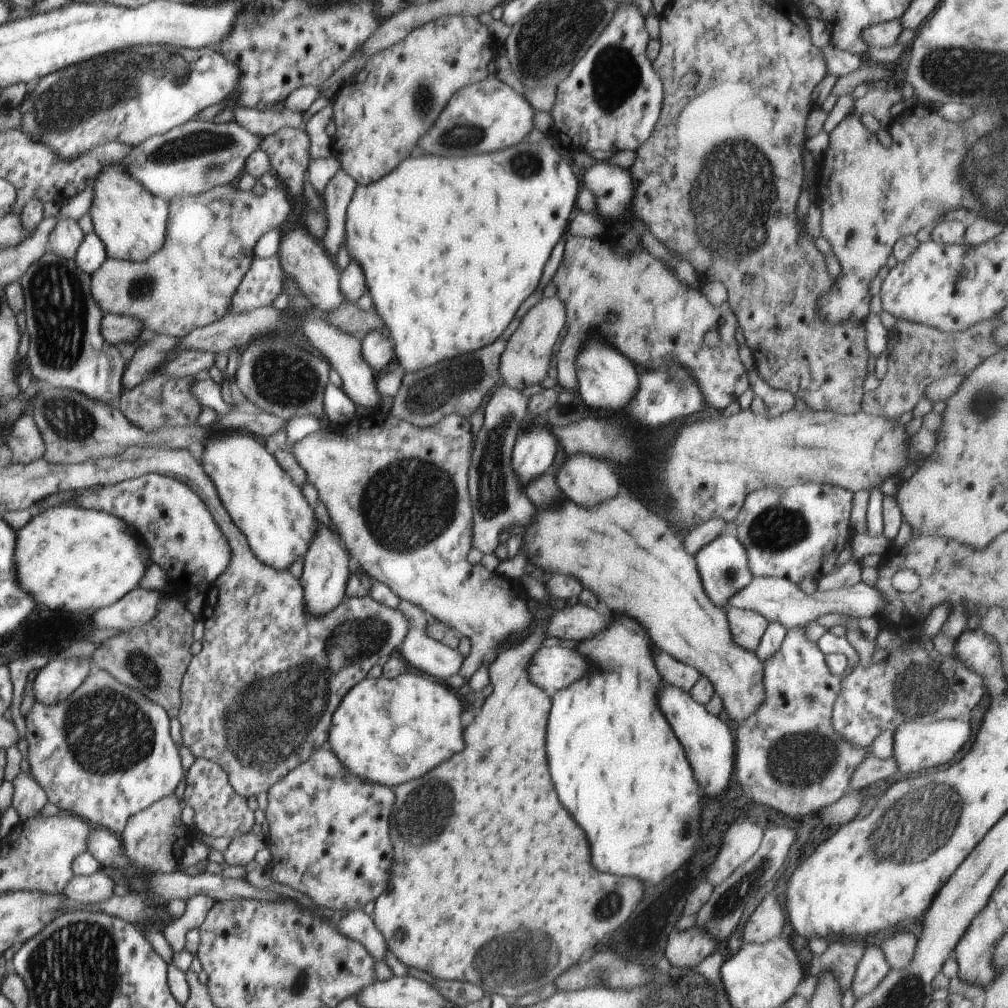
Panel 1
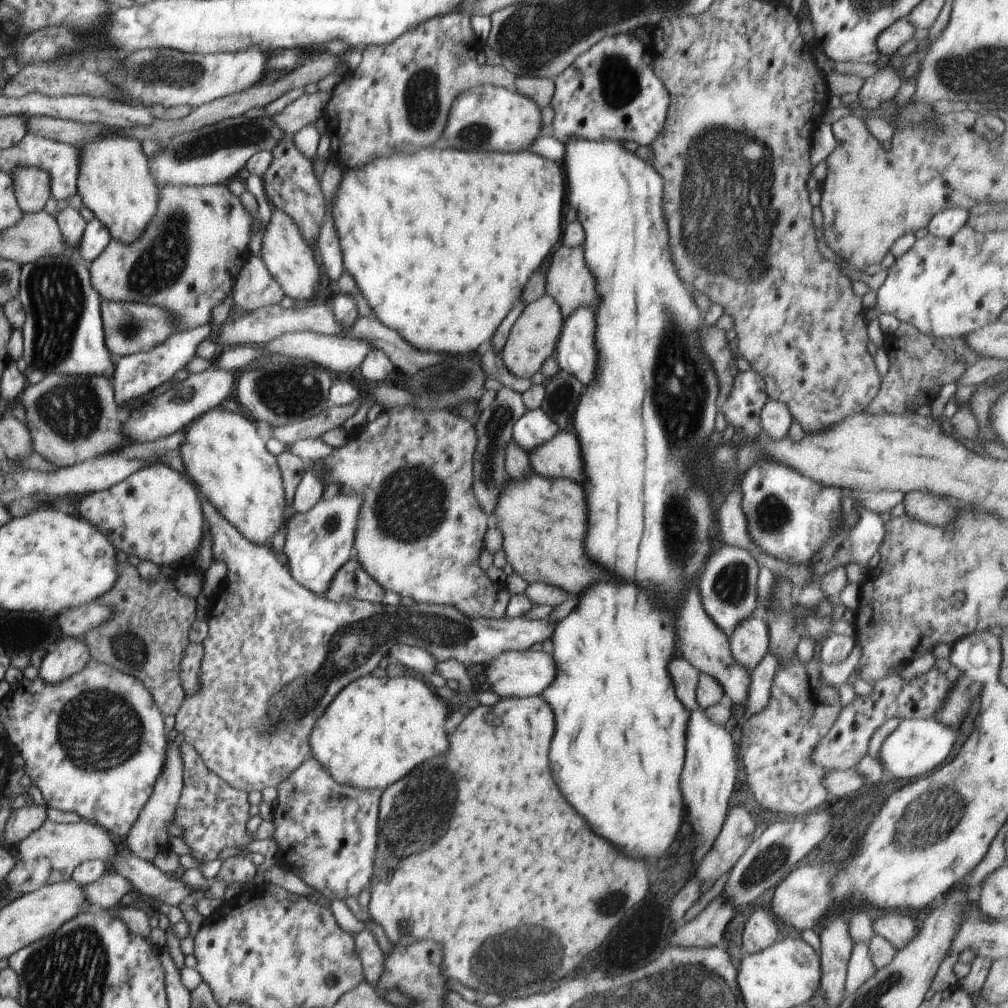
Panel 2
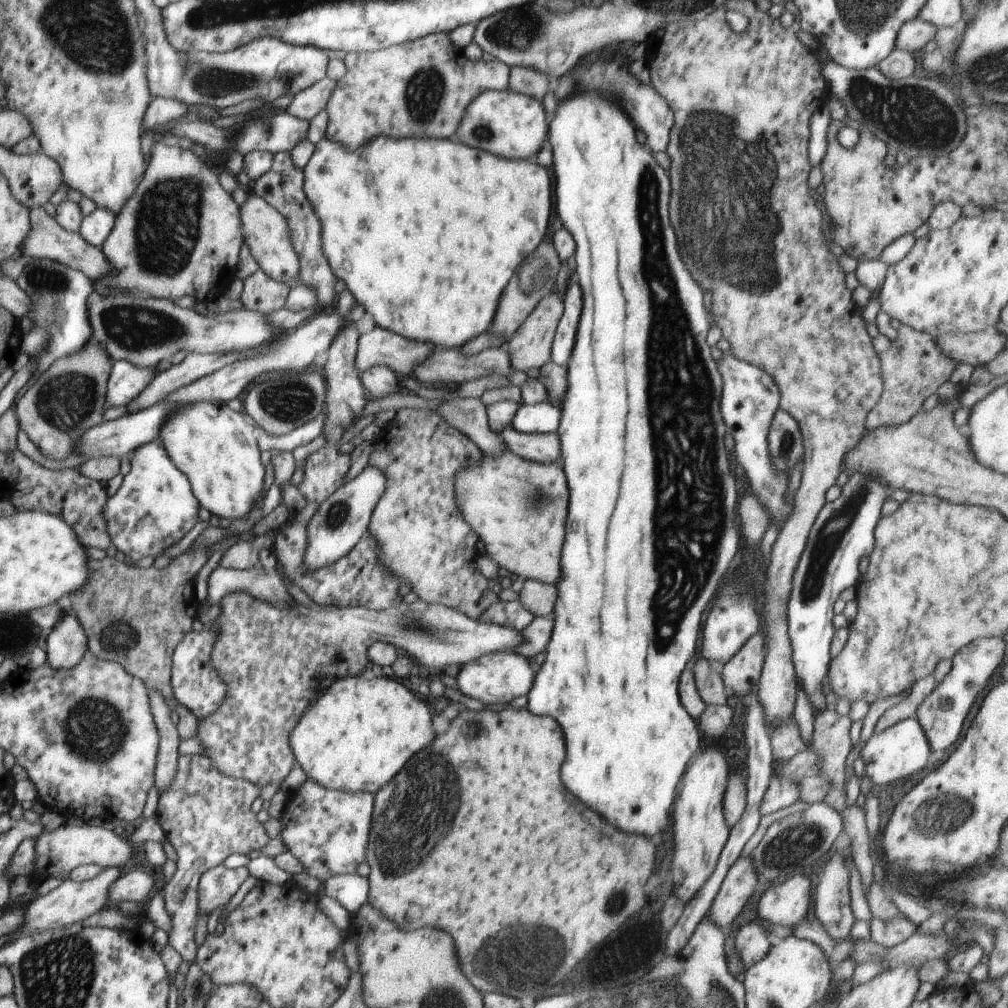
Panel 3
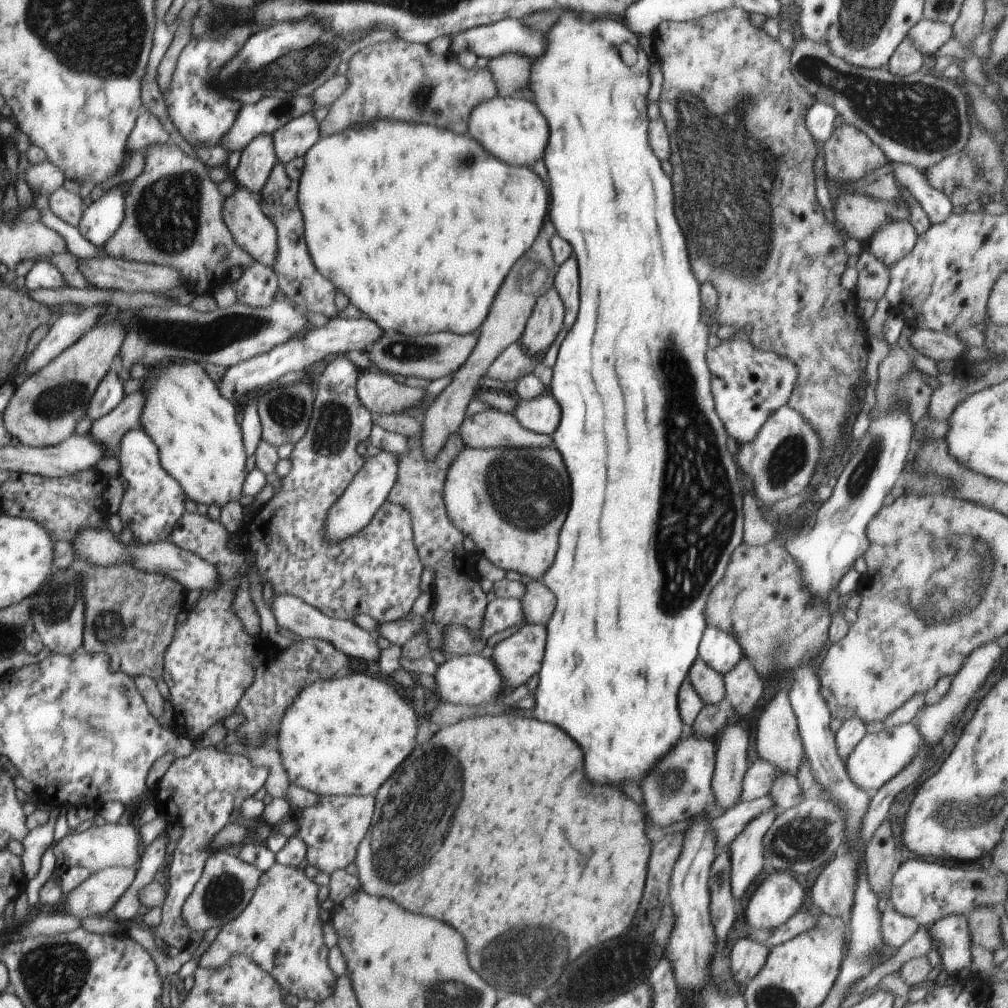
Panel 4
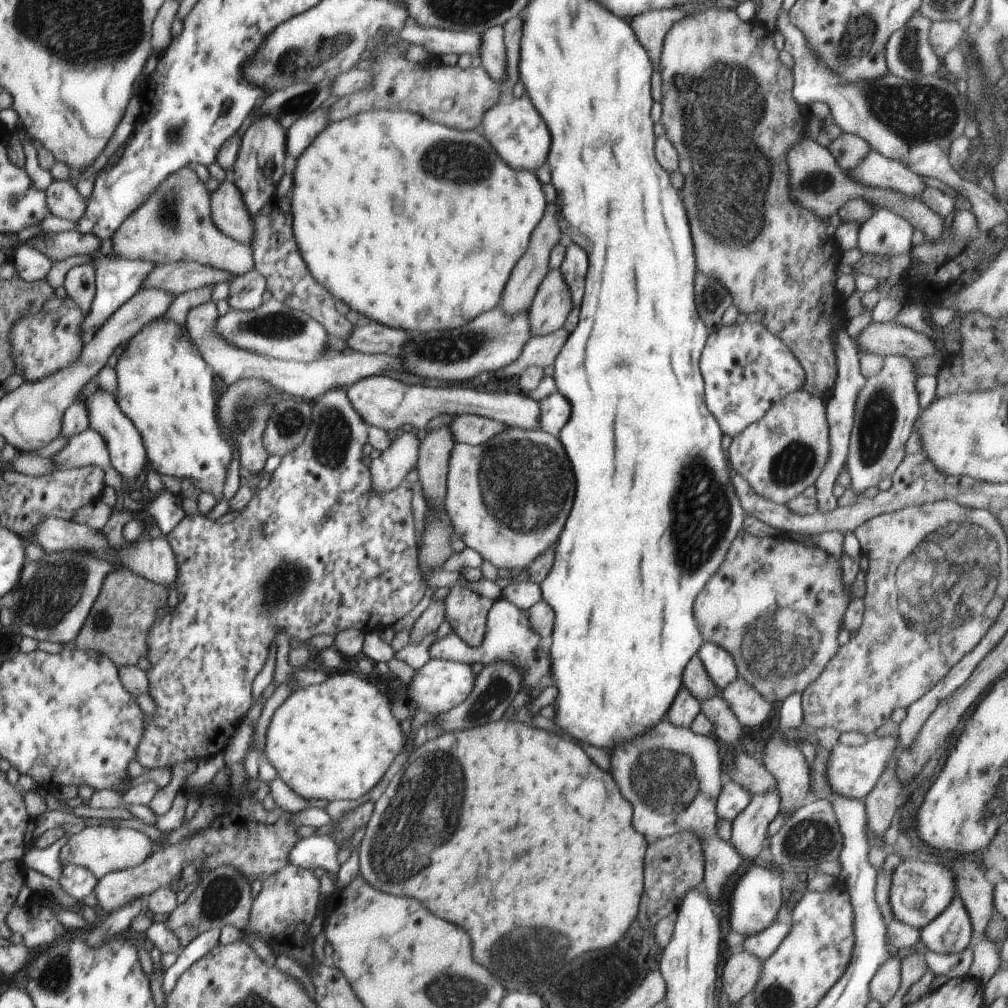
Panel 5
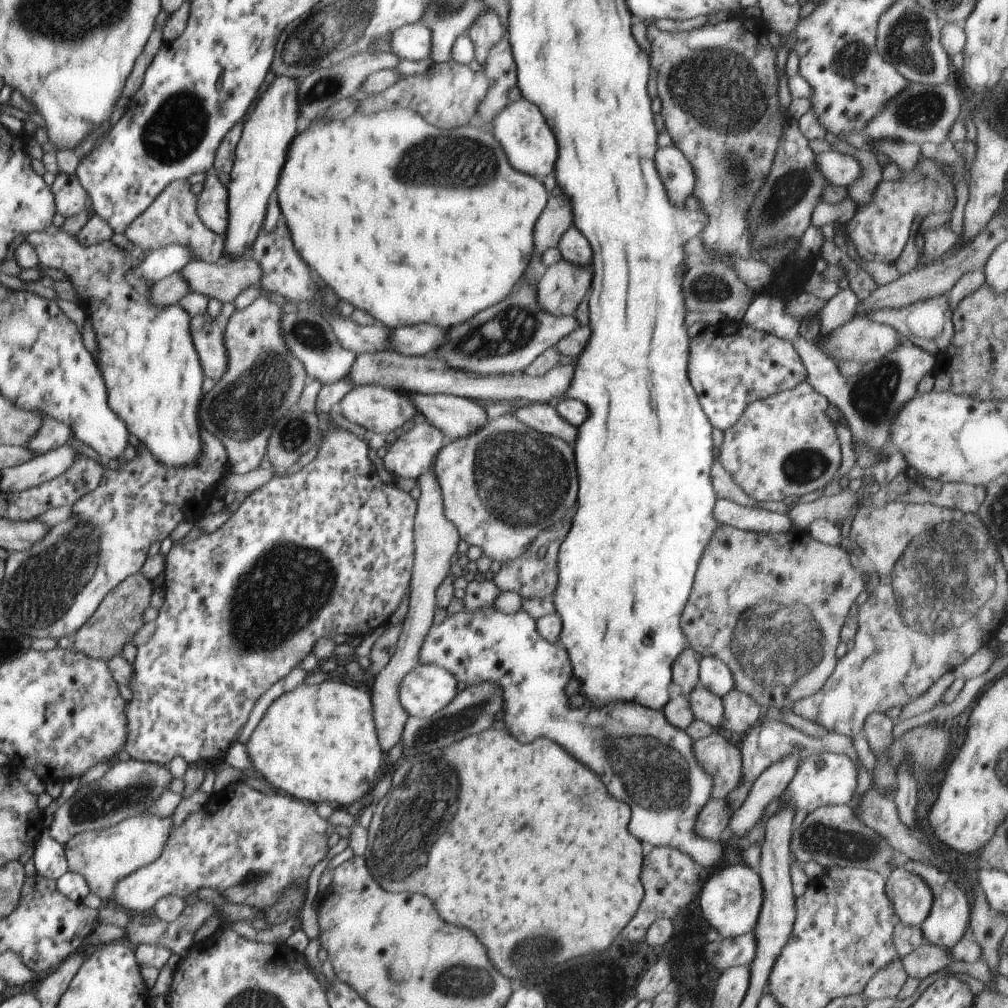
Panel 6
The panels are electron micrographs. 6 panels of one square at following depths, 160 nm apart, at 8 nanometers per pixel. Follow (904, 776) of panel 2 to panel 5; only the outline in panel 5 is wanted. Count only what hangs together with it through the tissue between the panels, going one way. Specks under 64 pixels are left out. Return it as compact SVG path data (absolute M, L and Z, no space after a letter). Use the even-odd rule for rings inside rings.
M871 735L864 744L854 747L836 743L829 750L829 757L825 762L825 782L829 785L829 790L849 799L864 800L879 781L889 758L899 750L898 746L899 736L894 735L885 738Z

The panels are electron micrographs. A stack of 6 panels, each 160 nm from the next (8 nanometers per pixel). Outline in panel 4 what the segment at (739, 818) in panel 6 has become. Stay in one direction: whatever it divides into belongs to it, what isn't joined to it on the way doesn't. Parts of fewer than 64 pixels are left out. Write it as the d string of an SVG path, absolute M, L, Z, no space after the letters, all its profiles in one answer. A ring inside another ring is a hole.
M775 808L756 816L728 847L731 856L730 890L737 903L764 868L762 840L776 816Z

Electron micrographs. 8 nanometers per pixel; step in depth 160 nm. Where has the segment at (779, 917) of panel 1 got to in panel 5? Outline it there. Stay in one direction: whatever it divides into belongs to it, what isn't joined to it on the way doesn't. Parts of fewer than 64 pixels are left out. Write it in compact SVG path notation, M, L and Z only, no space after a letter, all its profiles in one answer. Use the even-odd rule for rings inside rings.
M734 950L722 972L722 986L728 1002L742 1004L748 1000L762 973L762 962L742 950Z

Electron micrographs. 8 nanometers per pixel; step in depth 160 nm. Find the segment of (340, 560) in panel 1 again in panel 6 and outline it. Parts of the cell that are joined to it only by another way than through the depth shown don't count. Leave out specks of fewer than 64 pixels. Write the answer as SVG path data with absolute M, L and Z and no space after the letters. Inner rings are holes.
M428 421L416 422L388 448L383 458L385 468L392 476L418 479L430 470L445 443L444 433L438 427Z

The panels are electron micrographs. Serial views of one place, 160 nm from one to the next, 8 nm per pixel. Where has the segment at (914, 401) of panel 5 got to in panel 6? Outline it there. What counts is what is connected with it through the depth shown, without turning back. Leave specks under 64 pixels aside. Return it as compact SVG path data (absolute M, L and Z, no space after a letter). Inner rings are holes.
M800 336L791 342L807 370L808 384L838 408L845 425L851 430L857 456L856 465L868 468L880 462L882 453L890 454L893 451L890 445L892 421L899 408L918 394L918 383L932 372L935 355L904 340L904 344L900 343L880 360L863 363L856 376L845 377L839 373L838 364L812 342Z

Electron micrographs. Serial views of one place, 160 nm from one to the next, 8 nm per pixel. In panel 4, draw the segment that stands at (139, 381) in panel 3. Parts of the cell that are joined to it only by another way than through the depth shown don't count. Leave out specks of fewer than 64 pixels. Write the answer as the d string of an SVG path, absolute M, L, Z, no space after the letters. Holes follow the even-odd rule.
M114 368L110 369L91 394L91 402L88 403L85 412L85 416L90 420L97 421L101 416L108 414L124 398L123 381L117 373Z

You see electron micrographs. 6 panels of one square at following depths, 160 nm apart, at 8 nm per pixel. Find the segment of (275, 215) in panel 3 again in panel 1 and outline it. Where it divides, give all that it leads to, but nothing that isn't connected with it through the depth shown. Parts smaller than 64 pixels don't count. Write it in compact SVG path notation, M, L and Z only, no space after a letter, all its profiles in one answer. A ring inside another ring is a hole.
M294 228L280 237L277 252L281 269L288 279L291 279L305 295L314 308L322 313L337 309L344 302L339 282L341 272L334 258L326 252L324 246L306 228Z

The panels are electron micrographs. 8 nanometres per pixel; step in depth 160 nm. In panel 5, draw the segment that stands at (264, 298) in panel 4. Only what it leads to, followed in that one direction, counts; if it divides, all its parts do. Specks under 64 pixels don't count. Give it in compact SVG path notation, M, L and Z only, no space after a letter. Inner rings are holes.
M252 269L243 275L235 276L229 284L228 304L239 311L253 311L260 308L266 288L266 279Z

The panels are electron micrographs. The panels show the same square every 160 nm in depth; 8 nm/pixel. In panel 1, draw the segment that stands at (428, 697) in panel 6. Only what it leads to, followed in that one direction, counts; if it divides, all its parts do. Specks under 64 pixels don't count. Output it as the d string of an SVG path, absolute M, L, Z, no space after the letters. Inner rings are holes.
M544 644L532 656L527 666L528 678L538 688L552 696L584 676L586 662L572 648Z

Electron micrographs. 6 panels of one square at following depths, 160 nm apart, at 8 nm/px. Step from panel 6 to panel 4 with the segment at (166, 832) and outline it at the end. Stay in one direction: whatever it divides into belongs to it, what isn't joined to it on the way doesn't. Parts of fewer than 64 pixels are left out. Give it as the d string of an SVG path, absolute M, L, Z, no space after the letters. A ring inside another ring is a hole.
M106 823L92 825L83 833L69 833L54 848L55 866L61 873L70 867L84 867L91 873L97 873L106 867L132 867L139 860L138 846L140 836L138 828L129 824Z

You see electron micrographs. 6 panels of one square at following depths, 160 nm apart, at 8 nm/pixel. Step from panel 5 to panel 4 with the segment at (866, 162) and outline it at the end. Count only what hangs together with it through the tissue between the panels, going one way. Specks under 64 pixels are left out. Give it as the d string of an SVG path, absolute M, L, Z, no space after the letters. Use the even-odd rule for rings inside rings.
M895 163L893 173L898 186L904 186L918 200L931 224L941 223L952 214L949 196L935 189L924 172L908 163Z

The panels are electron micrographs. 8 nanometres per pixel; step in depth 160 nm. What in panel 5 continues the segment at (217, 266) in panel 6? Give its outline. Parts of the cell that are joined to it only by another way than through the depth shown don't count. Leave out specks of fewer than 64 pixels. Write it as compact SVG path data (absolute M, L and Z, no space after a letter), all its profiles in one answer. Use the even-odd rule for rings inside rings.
M178 261L155 266L145 278L144 287L159 288L174 296L199 289L214 287L220 282L232 282L235 276L230 271L194 261Z

